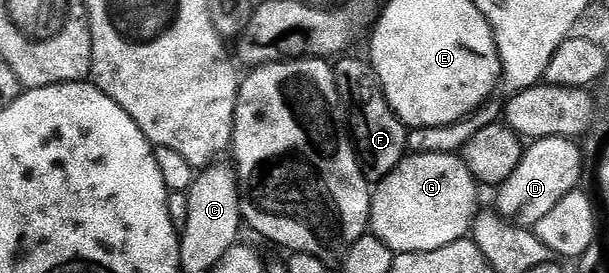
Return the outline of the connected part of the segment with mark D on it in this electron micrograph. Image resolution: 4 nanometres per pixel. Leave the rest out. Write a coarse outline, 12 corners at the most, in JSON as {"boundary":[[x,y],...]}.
{"boundary":[[569,137],[530,142],[494,208],[534,227],[580,188]]}

